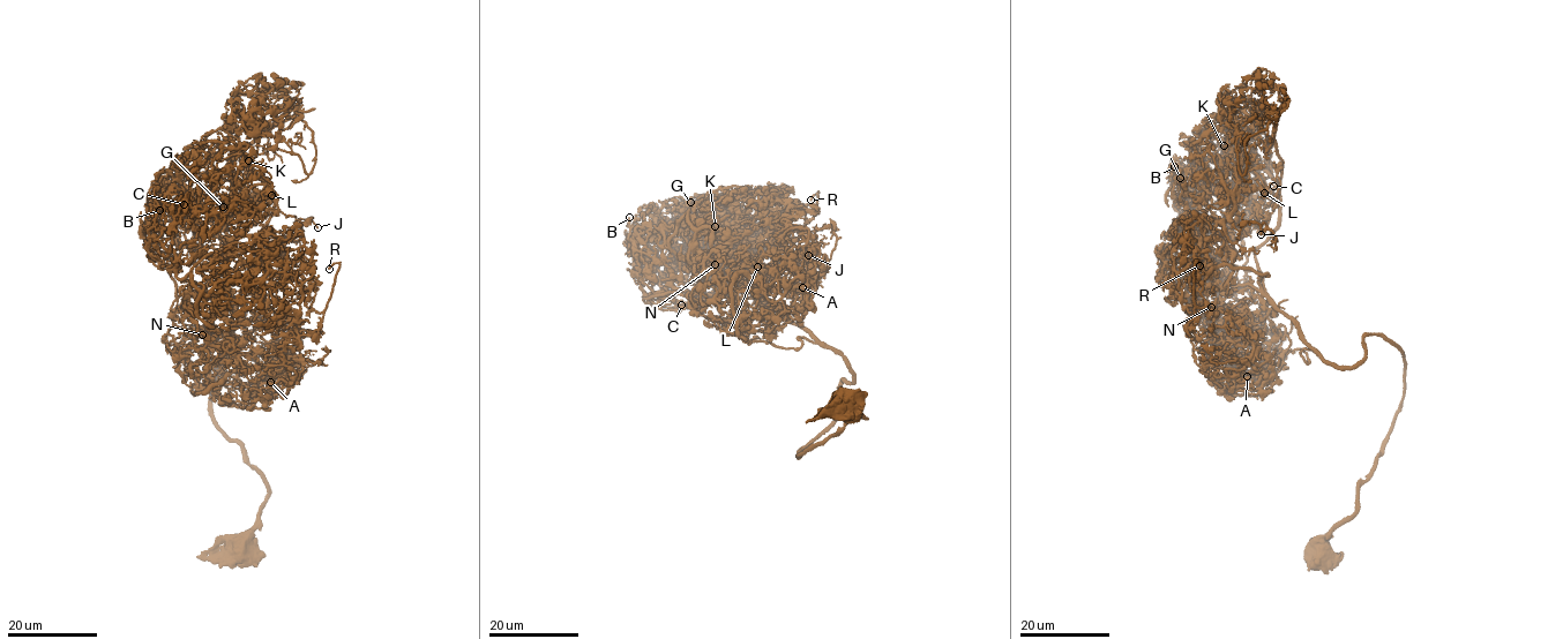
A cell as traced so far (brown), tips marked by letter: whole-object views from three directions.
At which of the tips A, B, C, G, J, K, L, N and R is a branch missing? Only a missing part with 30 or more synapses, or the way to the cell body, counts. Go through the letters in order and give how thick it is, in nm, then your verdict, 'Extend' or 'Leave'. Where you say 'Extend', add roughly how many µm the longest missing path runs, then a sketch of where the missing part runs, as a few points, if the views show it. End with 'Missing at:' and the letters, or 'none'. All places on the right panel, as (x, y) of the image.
A: Thickness 120 nm. Leave
B: Thickness 140 nm. Extend. Missing length about 15 µm. Course of what is missing: (1174, 166), (1180, 148), (1206, 129), (1213, 132)
C: Thickness 200 nm. Extend. Missing length about 15 µm. Course of what is missing: (1273, 186), (1276, 172), (1284, 175)
G: Thickness 220 nm. Leave
J: Thickness 150 nm. Extend. Missing length about 25 µm. Course of what is missing: (1261, 234), (1259, 241), (1249, 247), (1239, 233), (1233, 235), (1209, 225)
K: Thickness 110 nm. Leave
L: Thickness 200 nm. Leave
N: Thickness 160 nm. Leave
R: Thickness 180 nm. Extend. Missing length about 20 µm. Course of what is missing: (1199, 265), (1208, 252), (1203, 261), (1209, 261), (1210, 240)
Missing at: B, C, J, R

